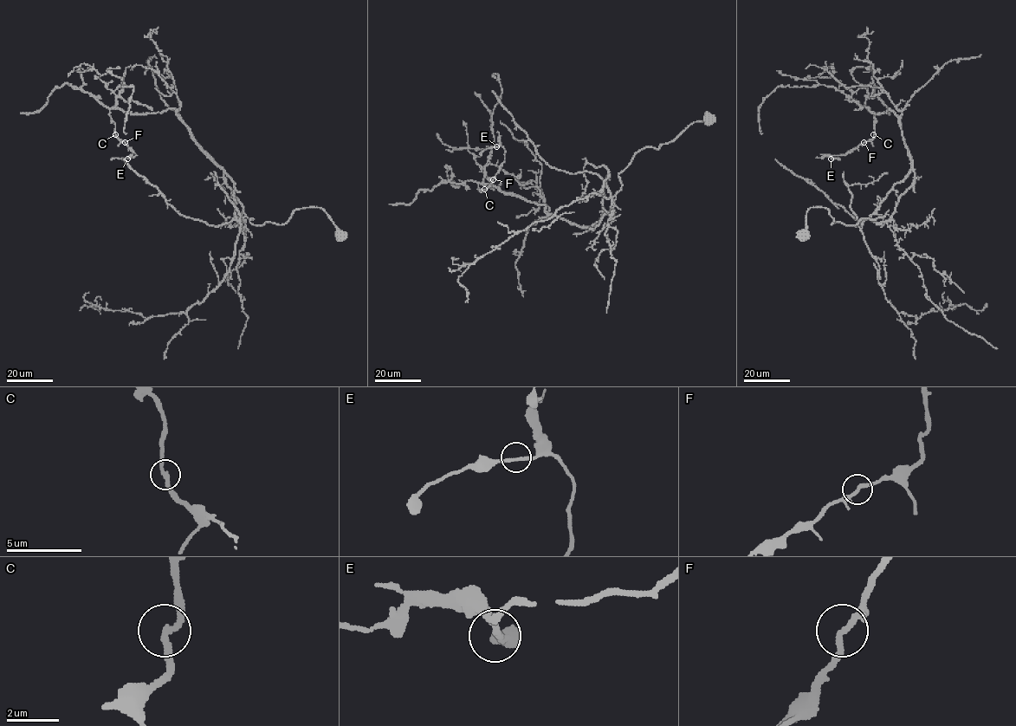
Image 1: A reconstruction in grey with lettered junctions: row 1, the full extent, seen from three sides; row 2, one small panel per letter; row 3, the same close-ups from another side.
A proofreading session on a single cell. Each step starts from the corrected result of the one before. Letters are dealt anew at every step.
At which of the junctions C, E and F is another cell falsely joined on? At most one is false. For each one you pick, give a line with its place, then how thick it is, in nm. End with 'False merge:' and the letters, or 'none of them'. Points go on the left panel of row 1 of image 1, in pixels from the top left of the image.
False merge: none of them

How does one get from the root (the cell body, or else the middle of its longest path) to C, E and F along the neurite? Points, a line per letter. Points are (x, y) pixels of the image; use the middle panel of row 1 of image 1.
C: (709, 117), (641, 149), (589, 227), (484, 189)
E: (709, 117), (641, 149), (589, 227), (488, 184), (480, 191), (504, 160), (496, 146)
F: (709, 117), (641, 149), (589, 227), (478, 189), (493, 179)

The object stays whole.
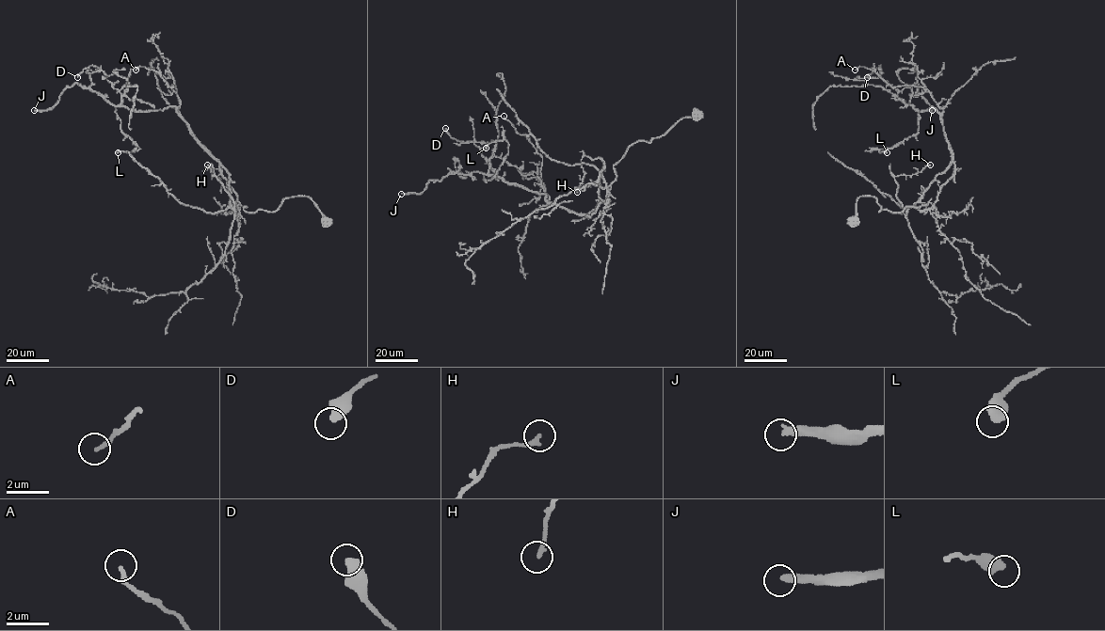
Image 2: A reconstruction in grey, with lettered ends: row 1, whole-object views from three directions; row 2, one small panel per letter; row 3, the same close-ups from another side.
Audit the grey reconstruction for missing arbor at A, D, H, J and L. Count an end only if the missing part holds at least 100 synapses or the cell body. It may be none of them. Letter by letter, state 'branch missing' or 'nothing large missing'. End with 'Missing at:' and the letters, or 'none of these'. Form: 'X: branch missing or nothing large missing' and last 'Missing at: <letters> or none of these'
A: nothing large missing
D: nothing large missing
H: nothing large missing
J: branch missing
L: nothing large missing
Missing at: J

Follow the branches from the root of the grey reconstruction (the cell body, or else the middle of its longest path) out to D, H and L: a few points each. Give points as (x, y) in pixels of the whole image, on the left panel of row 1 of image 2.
D: (326, 221), (307, 197), (272, 212), (232, 204), (229, 173), (175, 106), (134, 111), (99, 68), (77, 77)
H: (326, 221), (307, 197), (286, 197), (272, 212), (247, 212), (229, 201), (232, 209), (207, 165)
L: (326, 221), (307, 197), (272, 212), (230, 203), (229, 173), (175, 106), (116, 106), (140, 149), (118, 152)

